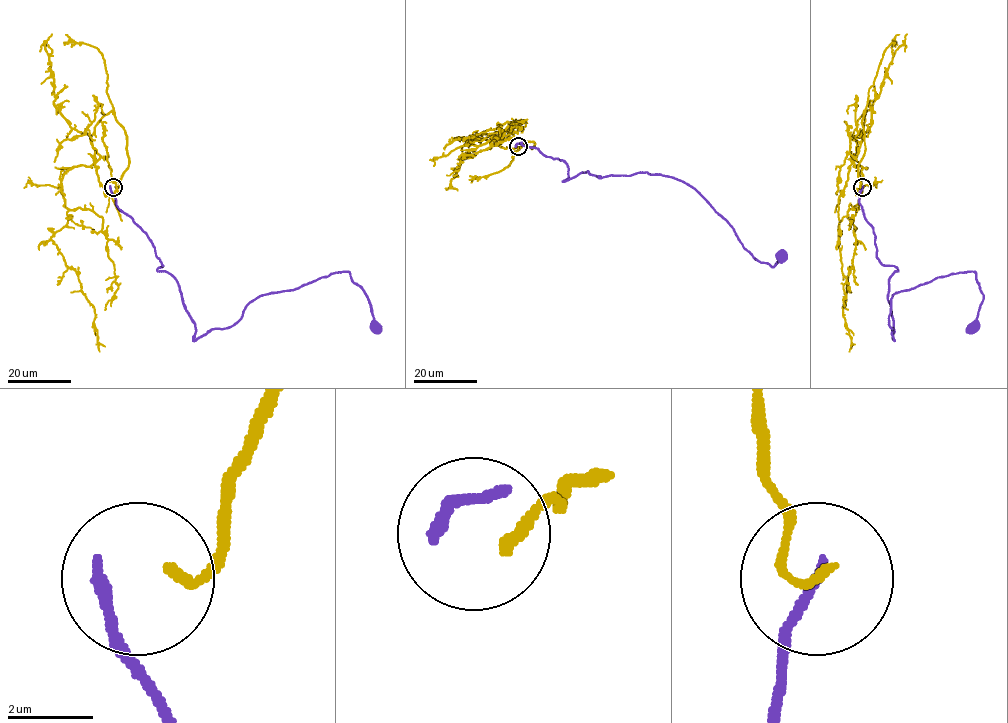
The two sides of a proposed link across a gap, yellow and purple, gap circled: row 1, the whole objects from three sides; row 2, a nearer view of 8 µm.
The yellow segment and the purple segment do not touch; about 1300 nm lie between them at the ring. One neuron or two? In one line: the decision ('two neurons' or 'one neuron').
one neuron

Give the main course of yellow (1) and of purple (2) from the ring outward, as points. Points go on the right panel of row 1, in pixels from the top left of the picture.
1: (863, 187), (865, 111), (853, 165), (862, 167), (855, 248), (842, 308), (849, 351)
2: (862, 187), (876, 257), (898, 270), (893, 339), (892, 296), (960, 272), (973, 271), (983, 294), (973, 327)

